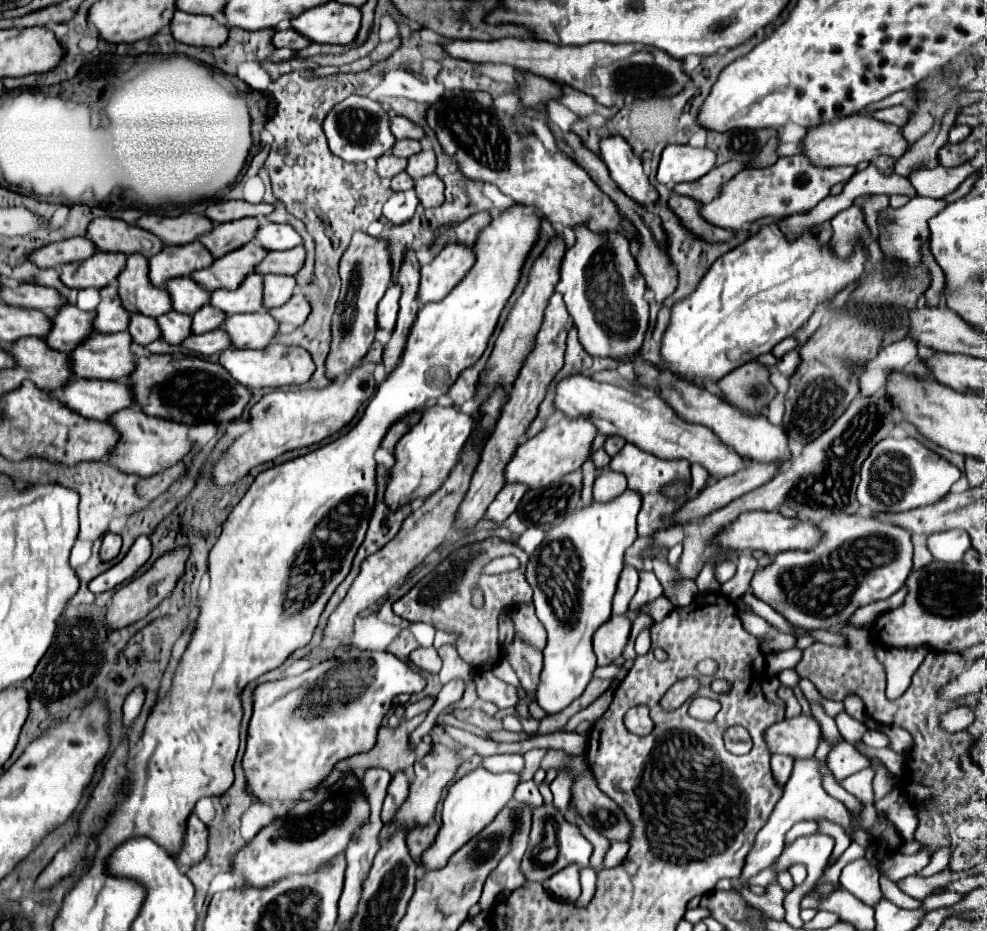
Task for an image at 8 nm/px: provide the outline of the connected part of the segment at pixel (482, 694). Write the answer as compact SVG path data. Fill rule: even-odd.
M491 668L477 672L477 694L481 700L493 702L497 708L511 708L519 702L519 690L493 676Z

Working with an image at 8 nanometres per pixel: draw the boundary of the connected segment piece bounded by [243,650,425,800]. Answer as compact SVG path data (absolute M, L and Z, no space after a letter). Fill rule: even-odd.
M351 652L351 658L347 660L341 660L341 658L333 658L333 660L325 660L321 662L319 666L303 672L301 676L293 676L293 678L287 678L287 680L275 680L275 682L265 682L265 684L259 684L255 690L253 690L253 716L251 716L251 722L249 722L249 730L247 730L247 752L243 756L243 768L245 768L245 774L247 774L247 784L251 786L253 794L259 798L259 800L273 800L273 798L293 798L297 800L301 796L301 792L305 790L311 790L311 788L317 788L319 782L333 770L333 764L339 762L339 760L345 760L353 754L359 754L359 752L365 752L365 750L371 750L373 744L375 744L375 738L377 738L377 730L379 730L379 724L385 716L387 710L391 710L393 706L393 698L403 694L403 692L421 692L425 688L425 678L413 670L409 664L405 664L403 660L399 660L397 656L389 654L389 652ZM339 712L357 712L357 722L337 722L339 718Z

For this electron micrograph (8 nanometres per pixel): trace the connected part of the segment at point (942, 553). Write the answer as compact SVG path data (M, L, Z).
M947 530L931 534L927 538L927 544L935 560L959 562L963 554L971 548L971 538L963 530Z

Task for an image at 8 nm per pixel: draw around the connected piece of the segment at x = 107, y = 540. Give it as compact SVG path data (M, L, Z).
M107 532L103 536L103 542L101 542L101 550L99 550L99 556L103 562L109 562L113 560L121 550L121 536L119 534L111 534Z

